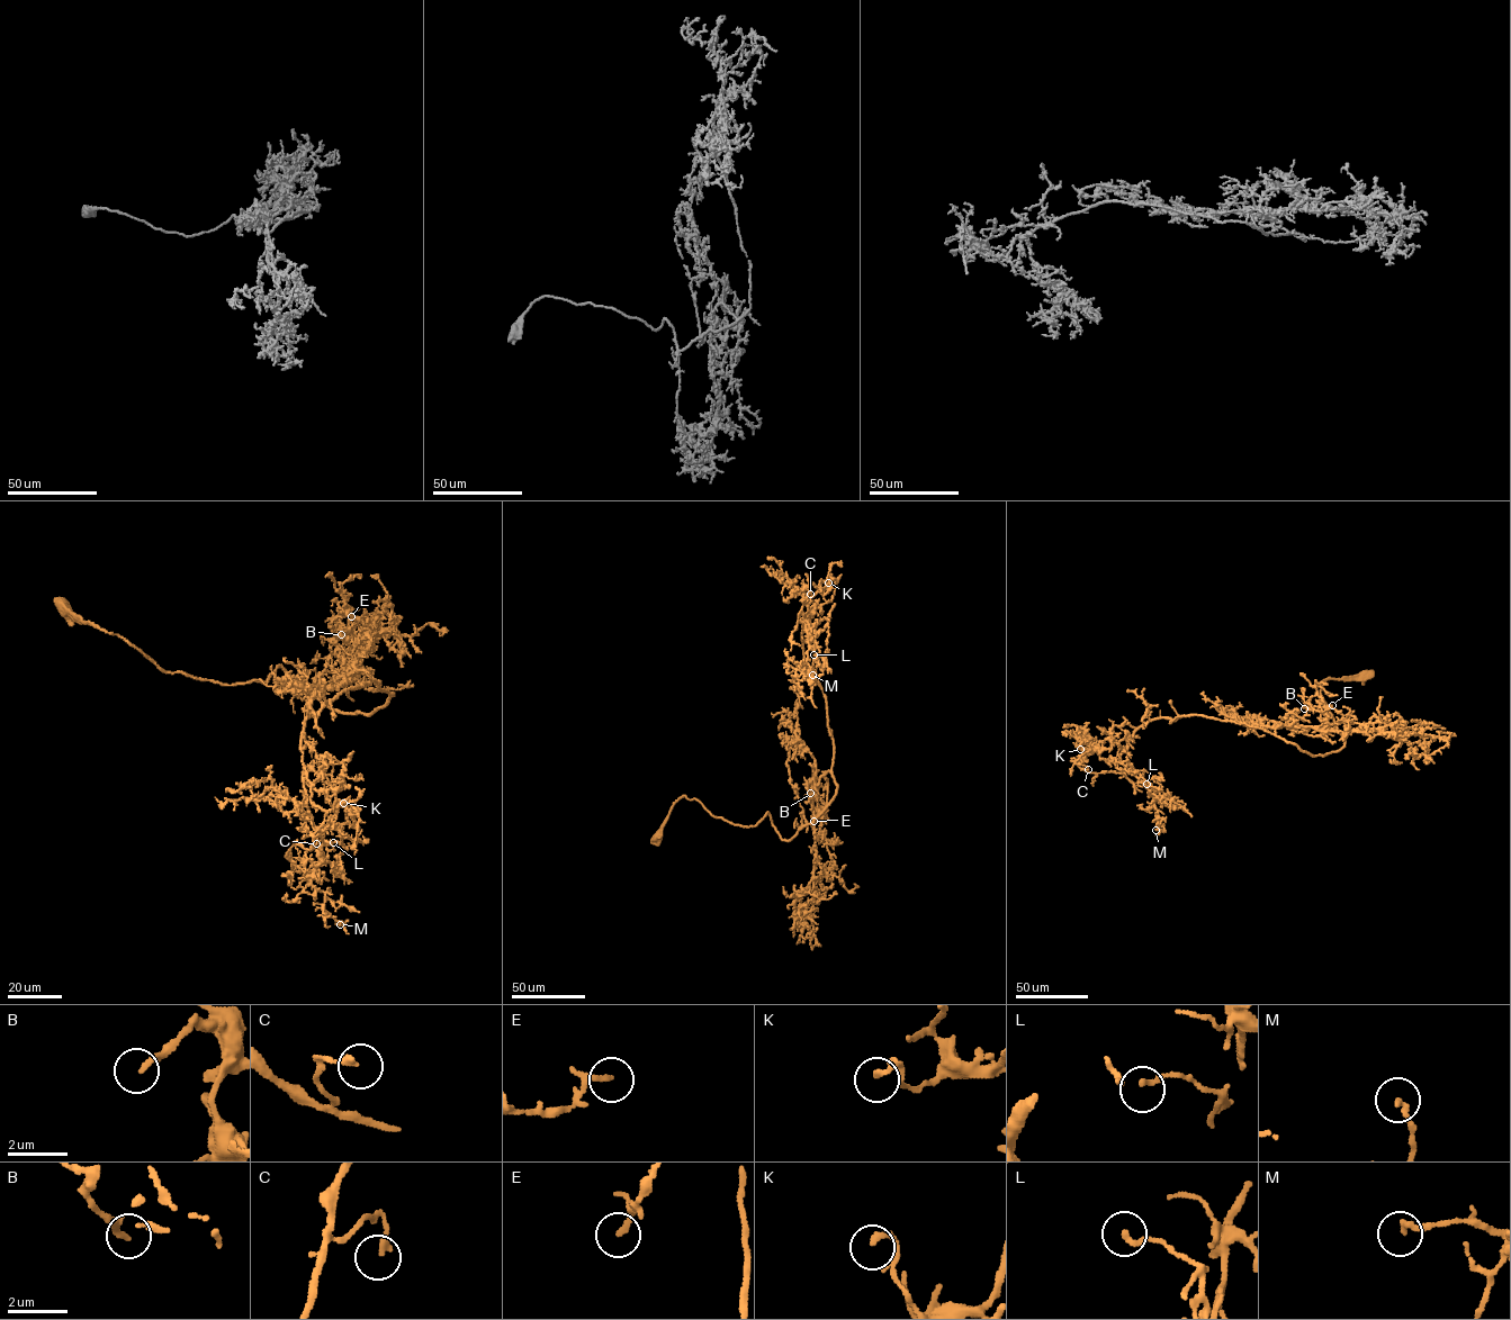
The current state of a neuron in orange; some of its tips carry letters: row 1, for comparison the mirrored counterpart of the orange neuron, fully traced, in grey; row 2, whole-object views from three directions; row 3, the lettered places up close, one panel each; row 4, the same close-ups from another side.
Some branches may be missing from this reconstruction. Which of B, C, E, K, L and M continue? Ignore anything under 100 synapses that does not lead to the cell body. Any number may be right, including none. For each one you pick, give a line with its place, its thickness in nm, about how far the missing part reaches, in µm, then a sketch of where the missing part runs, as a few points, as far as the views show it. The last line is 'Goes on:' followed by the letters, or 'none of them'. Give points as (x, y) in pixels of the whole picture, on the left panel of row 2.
Goes on: none of them

